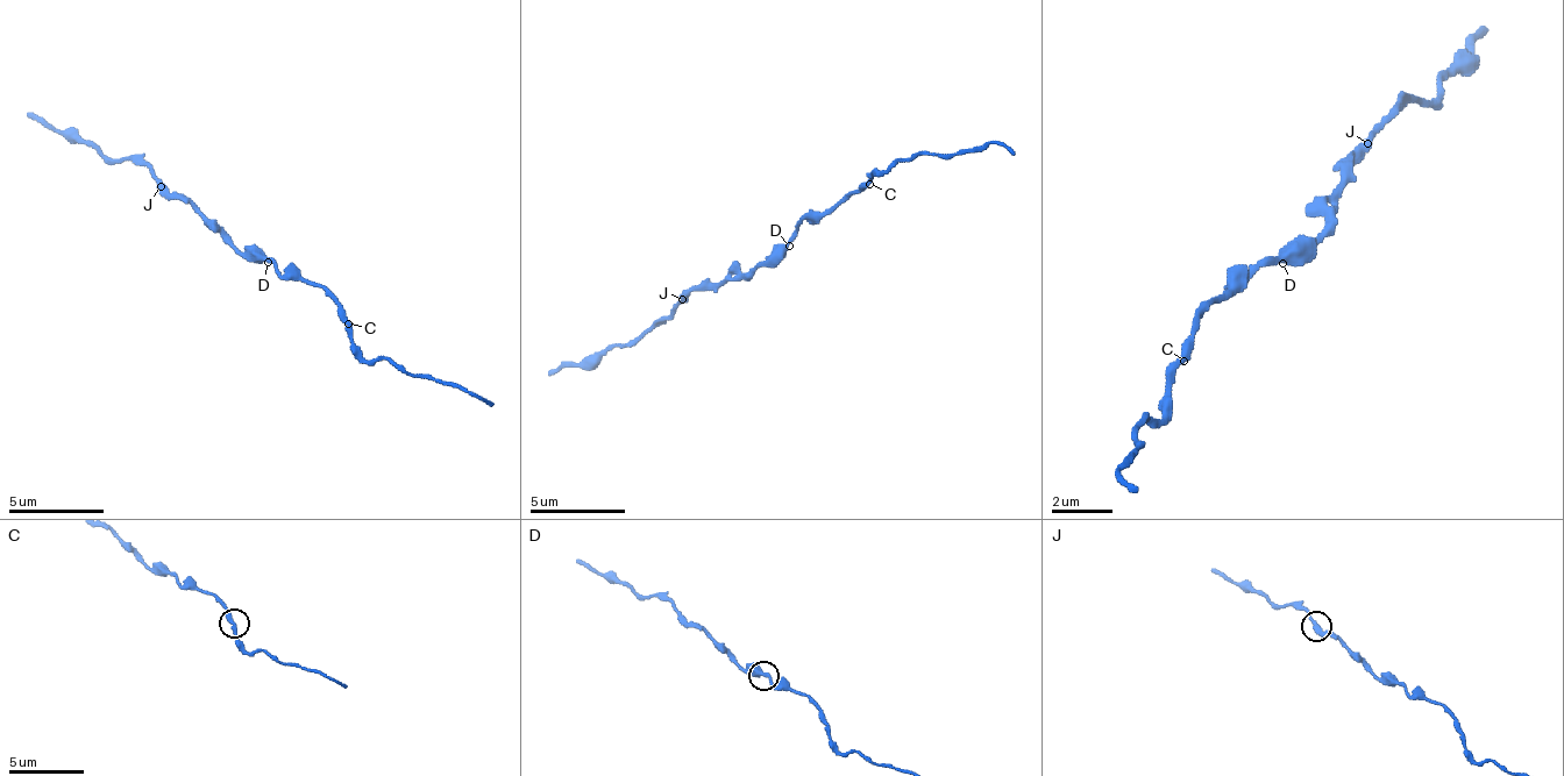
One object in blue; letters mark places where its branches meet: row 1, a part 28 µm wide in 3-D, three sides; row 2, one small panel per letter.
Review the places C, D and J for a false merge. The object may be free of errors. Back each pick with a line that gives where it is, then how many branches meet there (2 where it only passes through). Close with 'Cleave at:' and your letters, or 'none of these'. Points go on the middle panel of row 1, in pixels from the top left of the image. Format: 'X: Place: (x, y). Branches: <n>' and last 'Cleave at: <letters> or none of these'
Cleave at: none of these

